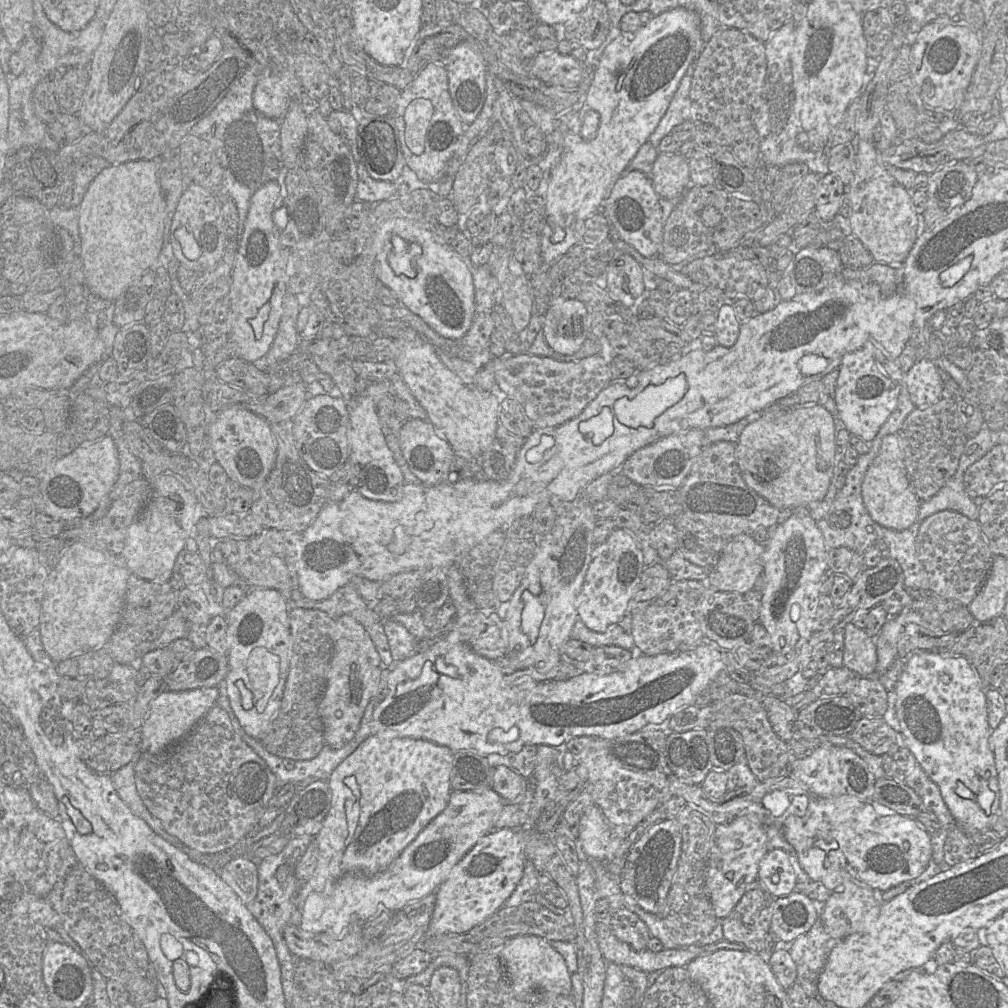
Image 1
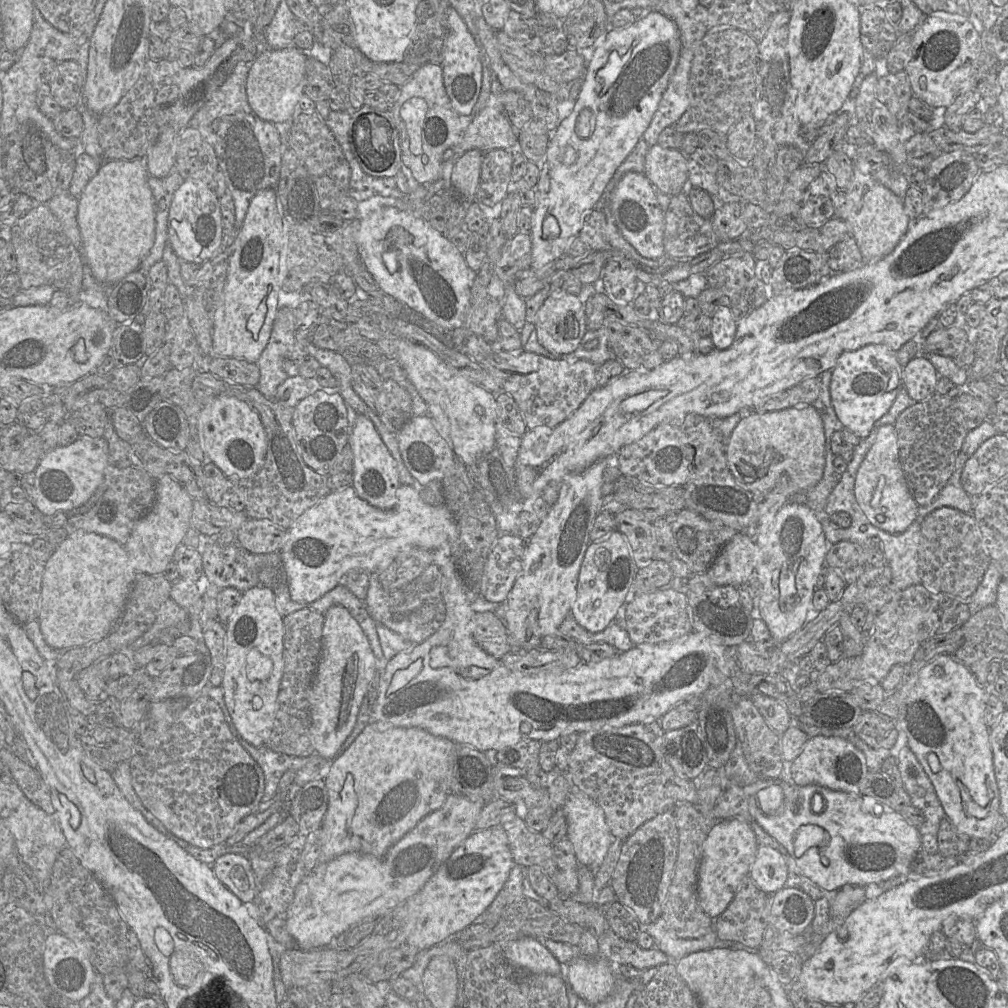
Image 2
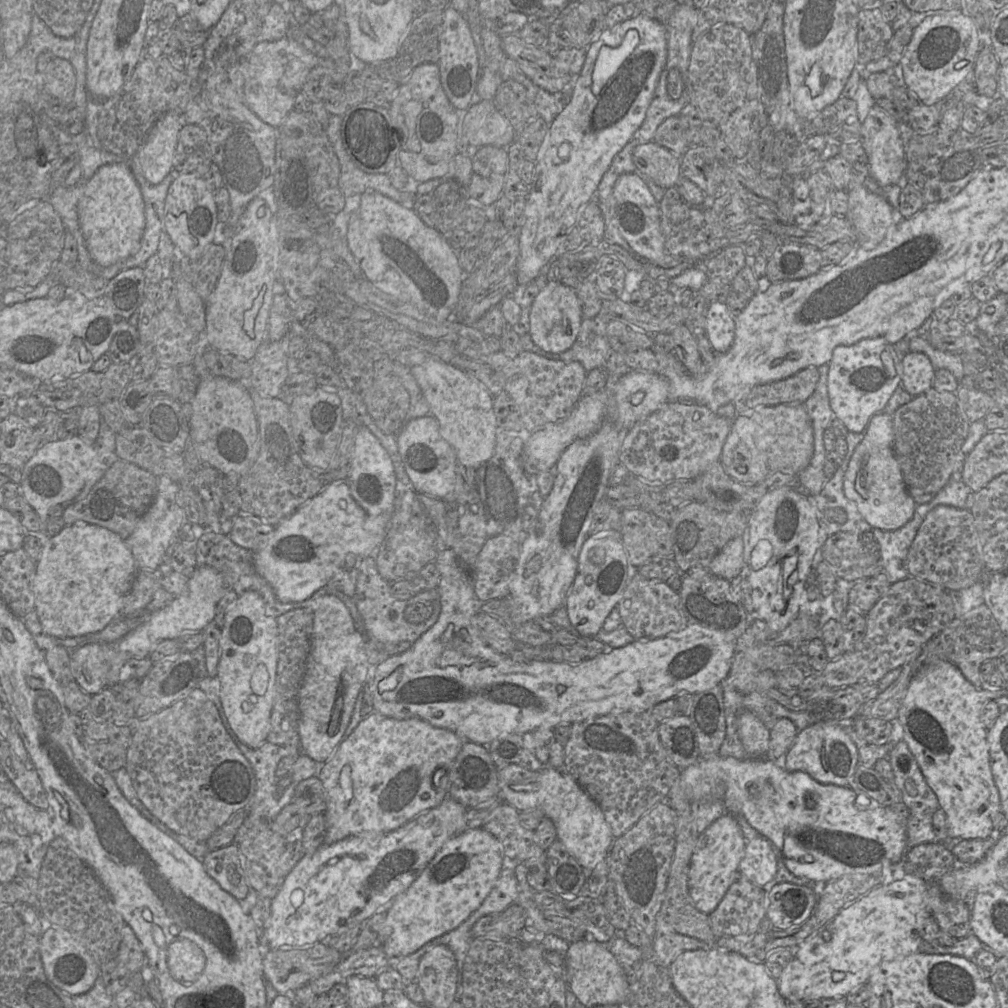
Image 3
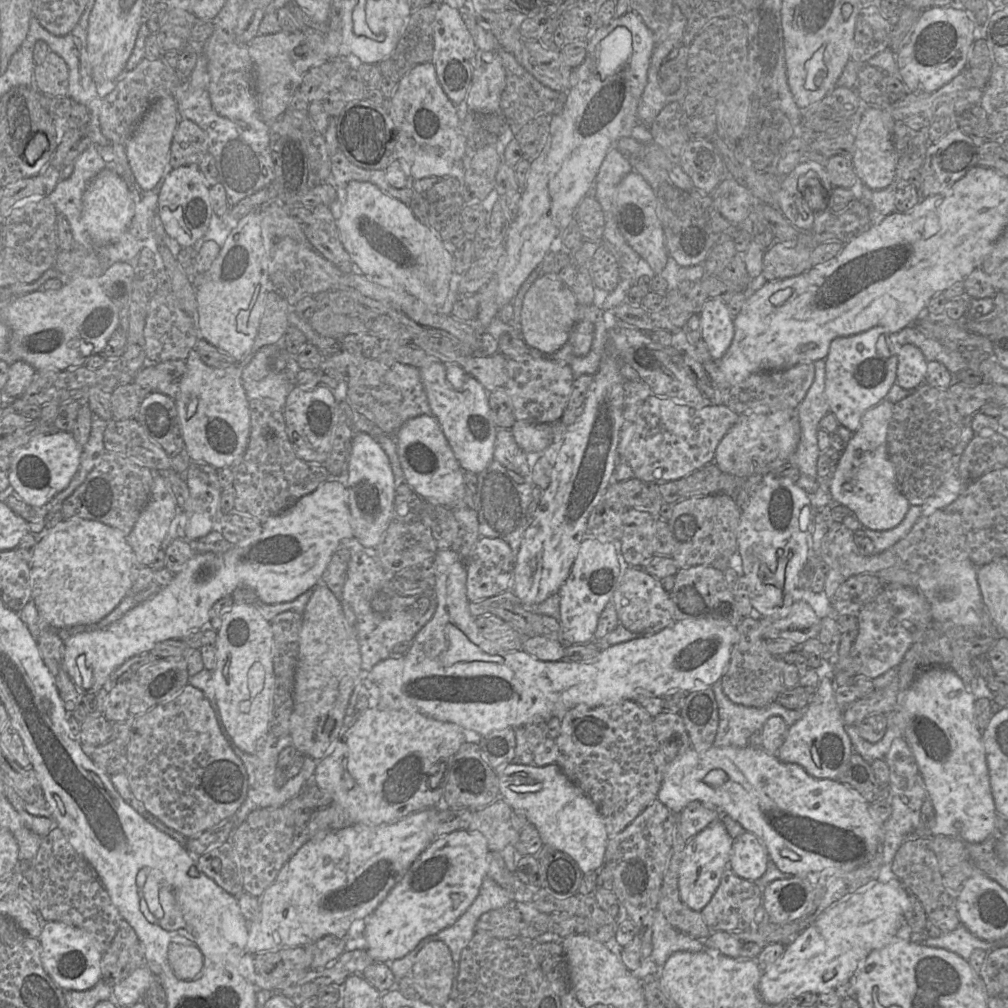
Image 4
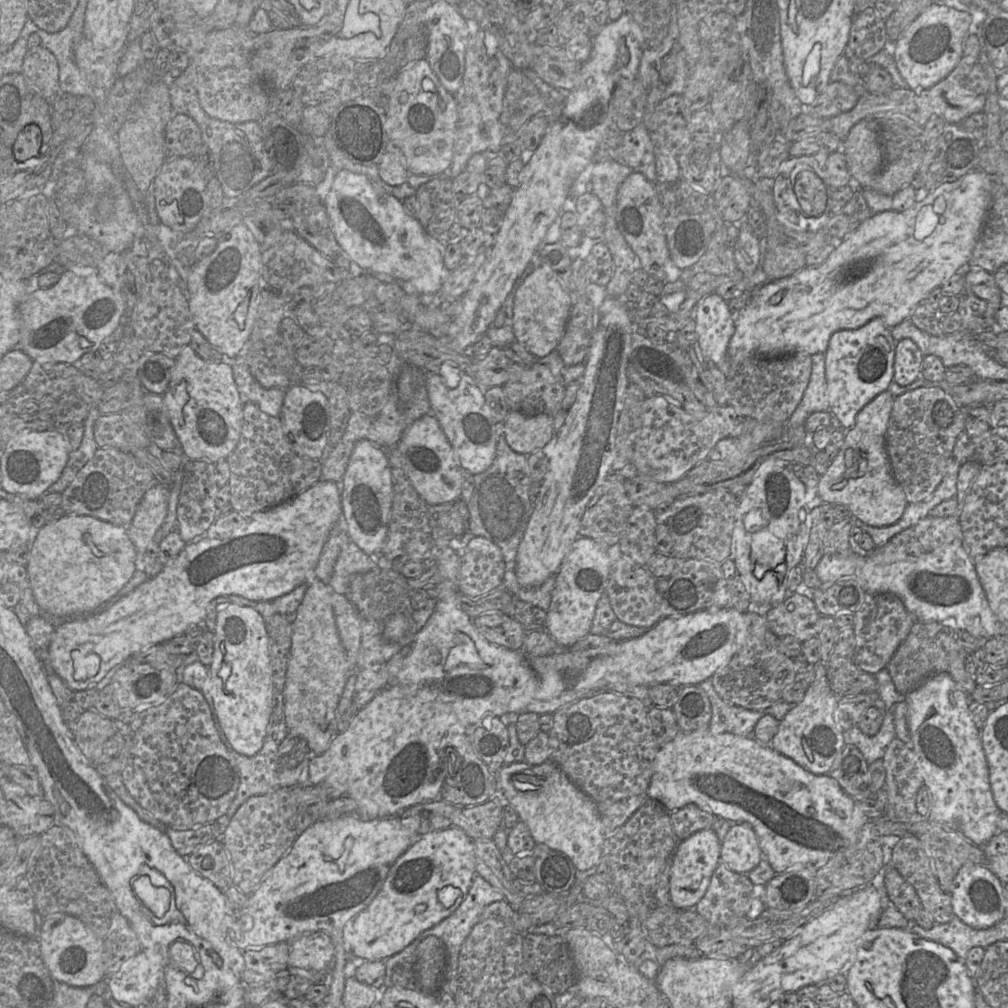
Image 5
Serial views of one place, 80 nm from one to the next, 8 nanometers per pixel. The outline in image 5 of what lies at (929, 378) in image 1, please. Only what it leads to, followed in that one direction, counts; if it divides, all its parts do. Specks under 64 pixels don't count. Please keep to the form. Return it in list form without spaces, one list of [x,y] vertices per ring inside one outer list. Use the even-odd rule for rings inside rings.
[[[908,338],[897,342],[894,360],[893,381],[907,386],[921,376],[924,355],[919,347]]]

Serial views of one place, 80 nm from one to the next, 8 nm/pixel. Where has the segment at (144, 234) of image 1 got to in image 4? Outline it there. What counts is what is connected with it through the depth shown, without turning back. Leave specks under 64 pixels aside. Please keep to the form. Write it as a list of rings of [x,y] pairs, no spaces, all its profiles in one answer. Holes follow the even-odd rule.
[[[105,169],[88,184],[82,206],[82,218],[95,244],[110,244],[128,229],[134,216],[134,201],[126,182],[114,171]]]

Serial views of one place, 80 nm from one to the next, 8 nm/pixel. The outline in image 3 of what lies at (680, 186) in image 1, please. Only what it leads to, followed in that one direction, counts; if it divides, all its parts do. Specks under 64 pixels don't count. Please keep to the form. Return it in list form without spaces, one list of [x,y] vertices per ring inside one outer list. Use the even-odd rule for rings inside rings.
[[[654,141],[637,145],[632,155],[637,169],[663,189],[675,187],[682,177],[680,157]]]

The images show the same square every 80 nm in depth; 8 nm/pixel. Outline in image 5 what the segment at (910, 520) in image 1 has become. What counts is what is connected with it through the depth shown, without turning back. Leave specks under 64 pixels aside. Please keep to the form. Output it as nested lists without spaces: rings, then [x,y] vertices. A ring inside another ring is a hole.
[[[885,390],[858,412],[855,425],[845,431],[843,445],[826,473],[820,476],[817,486],[822,502],[845,505],[854,517],[875,527],[896,523],[908,504],[894,478],[885,445],[894,398]]]

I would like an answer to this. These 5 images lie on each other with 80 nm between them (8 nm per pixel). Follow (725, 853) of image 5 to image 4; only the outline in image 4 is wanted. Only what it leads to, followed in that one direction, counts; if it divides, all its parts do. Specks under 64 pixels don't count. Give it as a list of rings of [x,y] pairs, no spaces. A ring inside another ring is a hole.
[[[744,831],[734,838],[729,868],[738,876],[756,881],[761,878],[769,861],[769,855],[752,832]]]

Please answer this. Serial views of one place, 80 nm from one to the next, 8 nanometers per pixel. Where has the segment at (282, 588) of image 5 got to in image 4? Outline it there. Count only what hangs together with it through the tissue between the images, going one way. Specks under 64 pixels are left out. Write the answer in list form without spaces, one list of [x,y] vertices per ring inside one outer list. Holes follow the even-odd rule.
[[[329,475],[329,478],[313,492],[298,499],[285,511],[263,520],[257,530],[225,553],[195,553],[185,568],[175,574],[167,586],[129,610],[118,621],[103,629],[68,636],[63,640],[63,662],[66,672],[80,693],[96,692],[104,687],[110,675],[129,658],[151,652],[158,643],[165,640],[182,639],[189,633],[207,628],[209,612],[215,602],[222,597],[231,596],[240,587],[251,589],[267,604],[292,601],[320,583],[333,553],[343,540],[351,537],[353,529],[348,506],[348,489],[336,479],[330,479]]]

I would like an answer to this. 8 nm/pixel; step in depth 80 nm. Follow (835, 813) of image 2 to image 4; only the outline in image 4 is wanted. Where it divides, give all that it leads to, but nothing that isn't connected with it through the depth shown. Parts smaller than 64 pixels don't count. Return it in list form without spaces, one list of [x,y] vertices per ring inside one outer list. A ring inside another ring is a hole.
[[[711,746],[705,750],[696,750],[693,747],[667,762],[663,780],[657,793],[657,799],[661,801],[674,814],[681,812],[692,801],[702,802],[706,807],[725,813],[740,823],[746,831],[752,832],[758,837],[766,849],[769,859],[772,860],[780,871],[787,875],[806,876],[810,872],[823,872],[828,869],[840,869],[851,871],[870,862],[881,847],[883,827],[875,822],[869,813],[869,803],[853,788],[841,783],[839,780],[820,779],[811,776],[803,767],[796,763],[785,763],[777,755],[766,752],[760,746]]]

